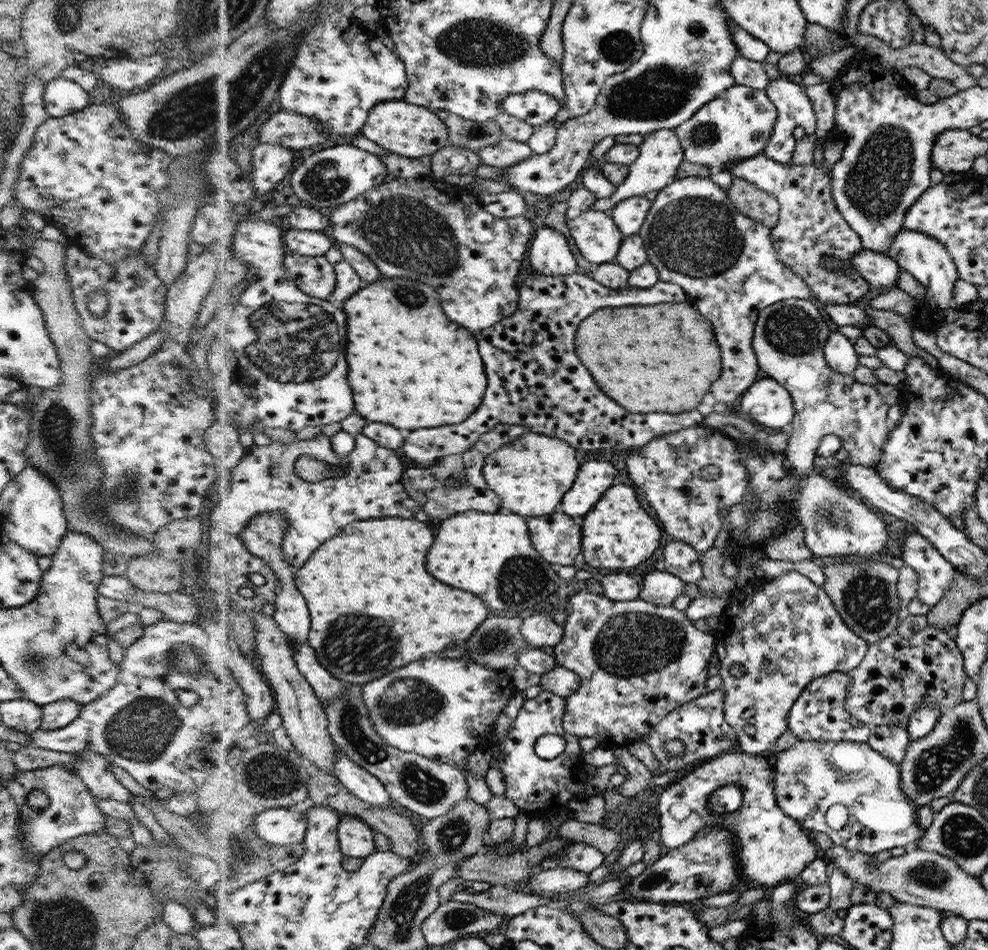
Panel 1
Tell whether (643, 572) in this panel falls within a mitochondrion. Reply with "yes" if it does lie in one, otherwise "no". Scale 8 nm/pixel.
no

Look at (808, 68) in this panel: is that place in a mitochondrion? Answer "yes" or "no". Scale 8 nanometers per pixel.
no

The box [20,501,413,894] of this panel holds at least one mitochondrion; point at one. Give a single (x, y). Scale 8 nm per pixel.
(142, 731)

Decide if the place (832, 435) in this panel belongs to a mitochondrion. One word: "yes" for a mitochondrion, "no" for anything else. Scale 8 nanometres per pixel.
no

